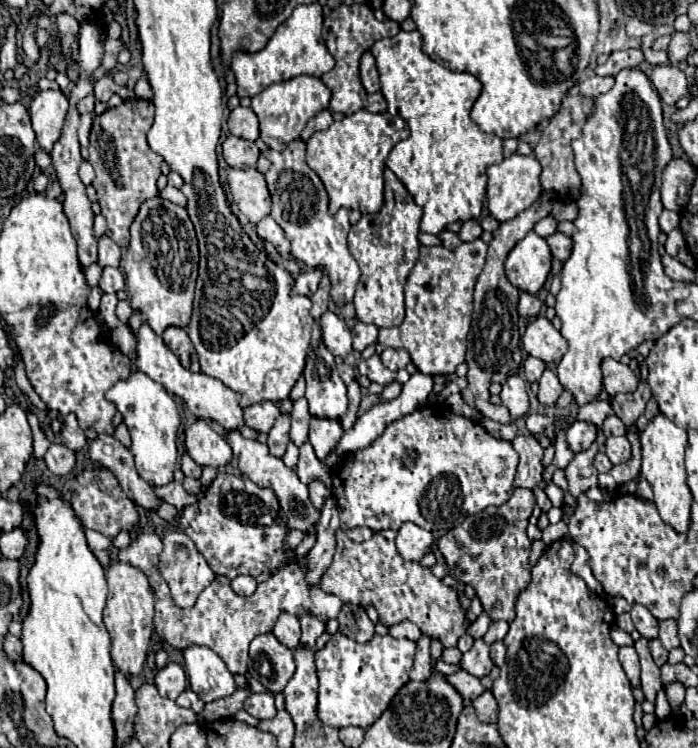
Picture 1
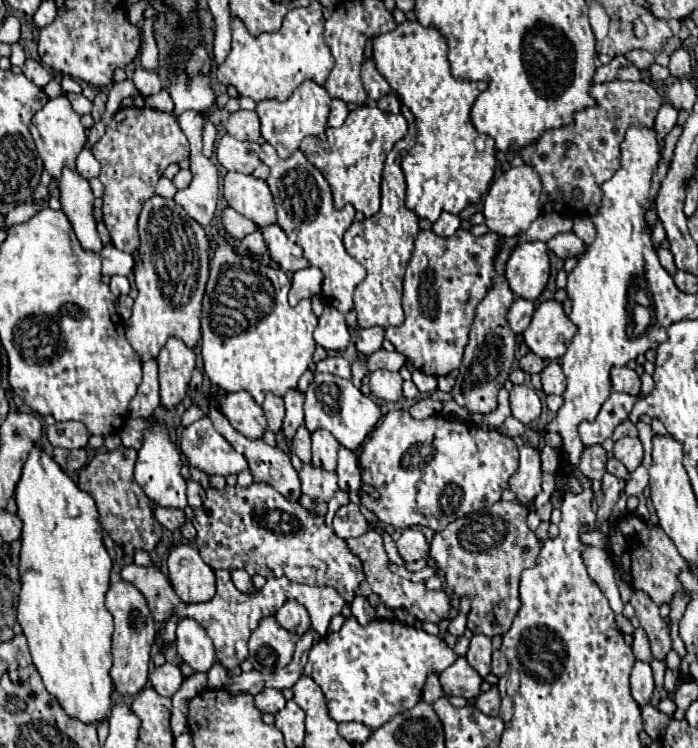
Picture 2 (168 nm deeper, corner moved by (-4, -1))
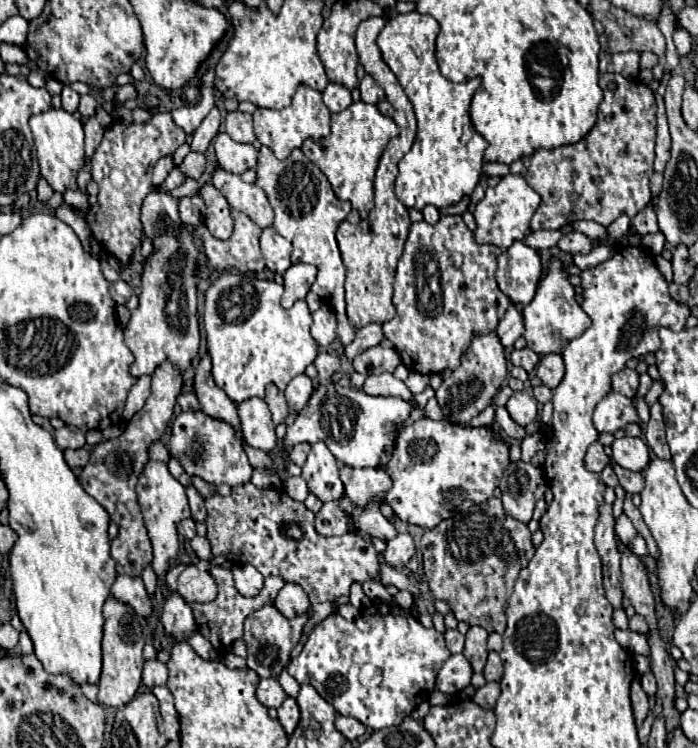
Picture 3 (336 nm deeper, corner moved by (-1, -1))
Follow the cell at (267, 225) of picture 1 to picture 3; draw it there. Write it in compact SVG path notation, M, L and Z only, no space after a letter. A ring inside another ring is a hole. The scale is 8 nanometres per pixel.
M266 227L262 231L260 249L262 249L262 257L266 261L266 267L272 273L284 273L292 265L290 263L292 243L286 241L282 235L278 235L272 227Z

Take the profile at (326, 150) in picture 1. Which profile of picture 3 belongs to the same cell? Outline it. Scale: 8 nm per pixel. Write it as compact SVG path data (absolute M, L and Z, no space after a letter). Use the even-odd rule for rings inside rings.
M356 101L344 111L332 113L332 135L318 141L306 139L302 143L302 153L328 177L336 197L350 201L352 209L356 209L360 217L366 219L374 207L374 171L378 167L378 159L388 141L396 137L398 131L398 125L390 117L382 115L376 105Z

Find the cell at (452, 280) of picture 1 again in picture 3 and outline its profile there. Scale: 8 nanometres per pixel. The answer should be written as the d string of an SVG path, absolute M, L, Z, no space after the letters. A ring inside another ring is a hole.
M442 215L440 221L436 225L430 225L426 221L420 221L420 223L412 223L410 225L410 233L408 233L408 239L406 239L406 245L404 245L404 253L398 261L398 269L396 269L396 279L394 279L394 307L396 307L396 315L394 319L386 321L382 325L384 329L384 335L386 339L390 339L394 343L394 349L400 353L400 359L402 363L410 369L410 371L416 371L416 373L422 373L422 375L434 375L434 373L440 373L444 369L454 369L458 367L466 347L470 345L470 339L474 339L474 335L486 335L486 331L494 331L498 321L502 319L502 315L506 313L508 309L508 297L498 289L496 285L496 279L494 279L494 273L496 273L496 263L498 263L498 255L502 251L496 247L496 245L478 245L474 243L474 237L472 237L472 231L464 225L462 217L460 215Z

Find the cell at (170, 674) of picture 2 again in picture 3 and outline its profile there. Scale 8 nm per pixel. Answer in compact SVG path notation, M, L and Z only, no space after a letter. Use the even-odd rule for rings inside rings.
M152 659L152 661L144 663L142 685L152 689L154 685L164 685L166 681L168 681L168 669L166 669L164 663L160 663L158 659Z

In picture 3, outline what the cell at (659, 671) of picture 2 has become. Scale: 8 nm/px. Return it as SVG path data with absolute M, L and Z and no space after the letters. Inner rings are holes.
M652 673L642 675L640 685L642 685L642 691L644 691L650 699L654 699L654 695L656 695L656 679L654 679L654 675L652 675Z

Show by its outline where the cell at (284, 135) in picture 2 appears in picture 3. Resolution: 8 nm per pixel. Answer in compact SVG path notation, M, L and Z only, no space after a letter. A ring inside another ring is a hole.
M300 85L292 105L284 109L256 109L254 117L254 133L258 141L274 151L278 159L286 159L292 149L300 147L306 139L322 139L330 135L330 111L322 101L322 93L316 89L310 89L306 85Z

